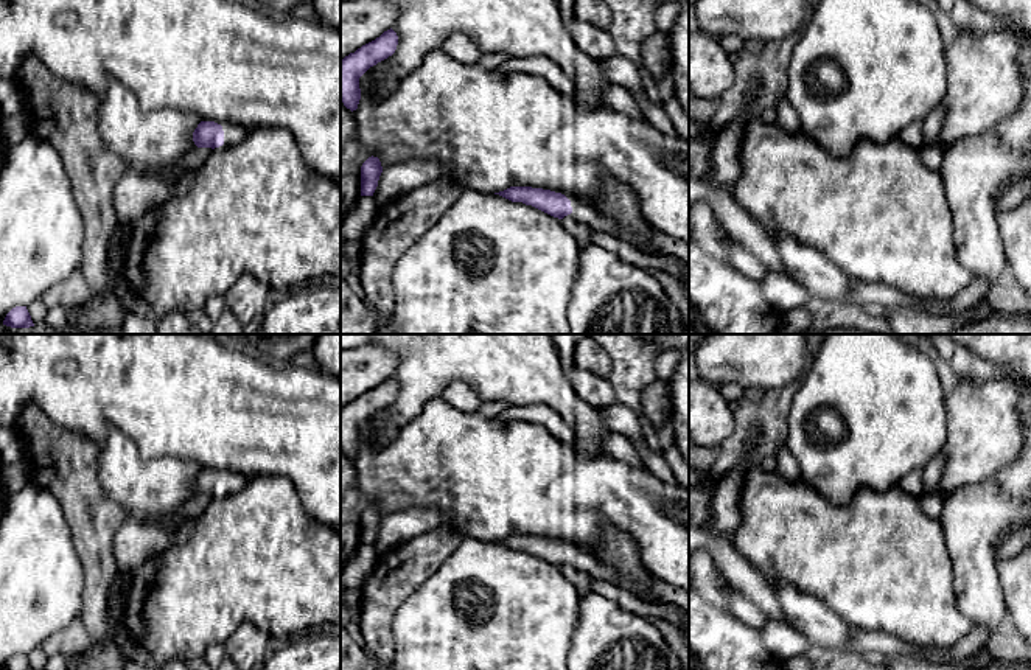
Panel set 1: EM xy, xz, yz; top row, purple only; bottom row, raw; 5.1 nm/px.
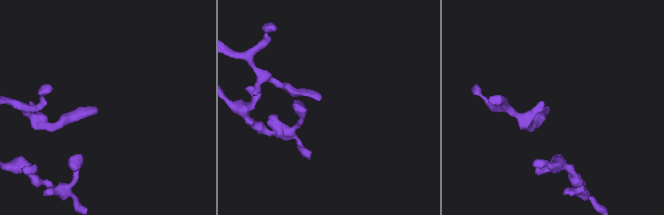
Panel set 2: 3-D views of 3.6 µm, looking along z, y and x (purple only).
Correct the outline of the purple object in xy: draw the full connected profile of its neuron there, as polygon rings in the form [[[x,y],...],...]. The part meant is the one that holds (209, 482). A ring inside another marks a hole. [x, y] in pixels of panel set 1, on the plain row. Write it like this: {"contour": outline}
{"contour": [[[201,469],[193,480],[193,490],[197,496],[215,497],[222,493],[235,494],[241,491],[250,479],[252,477],[233,471],[221,474],[215,469]]]}

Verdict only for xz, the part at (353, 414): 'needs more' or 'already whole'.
already whole

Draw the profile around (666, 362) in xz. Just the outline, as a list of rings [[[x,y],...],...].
[[[689,347],[686,348],[676,348],[676,350],[667,350],[658,354],[658,358],[655,359],[655,375],[658,376],[658,379],[667,381],[673,372],[676,370],[676,367],[680,365],[684,353],[689,350]]]

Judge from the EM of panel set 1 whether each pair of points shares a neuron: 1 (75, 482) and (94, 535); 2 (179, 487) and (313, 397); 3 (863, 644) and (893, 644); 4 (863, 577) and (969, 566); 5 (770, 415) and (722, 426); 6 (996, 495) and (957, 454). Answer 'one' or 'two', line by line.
1: one
2: two
3: one
4: two
5: two
6: two

